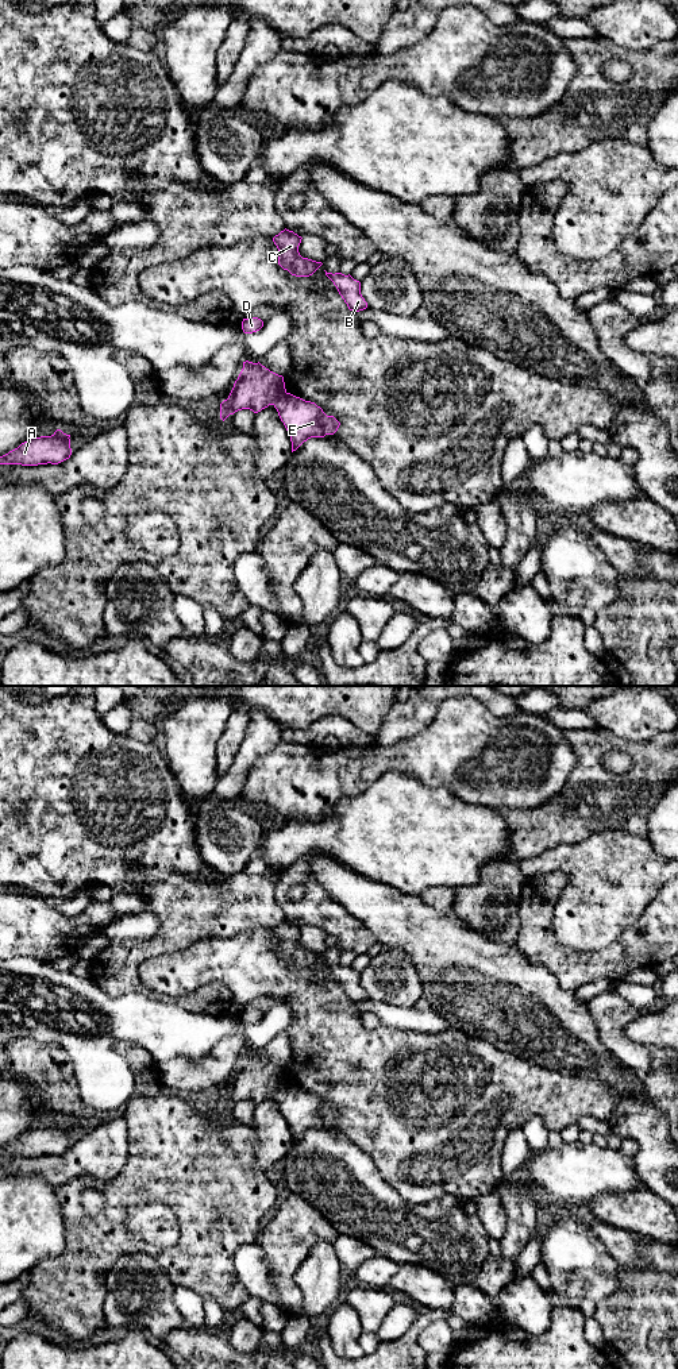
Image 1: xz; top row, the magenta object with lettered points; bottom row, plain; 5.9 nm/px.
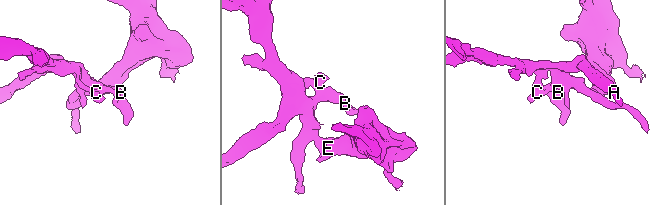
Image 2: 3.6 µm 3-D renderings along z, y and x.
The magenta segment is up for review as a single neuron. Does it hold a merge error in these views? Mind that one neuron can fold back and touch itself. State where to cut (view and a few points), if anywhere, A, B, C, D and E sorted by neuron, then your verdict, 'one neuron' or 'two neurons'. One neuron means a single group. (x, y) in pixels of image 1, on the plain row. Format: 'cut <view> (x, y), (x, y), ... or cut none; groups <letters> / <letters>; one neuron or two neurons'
cut xz (287, 1084), (273, 1095); groups A B C D / E; two neurons

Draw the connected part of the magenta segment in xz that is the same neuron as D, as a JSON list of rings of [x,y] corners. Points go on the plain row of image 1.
[[[258,1009],[253,1010],[243,1010],[242,1013],[242,1021],[244,1025],[253,1025],[259,1022],[263,1018],[263,1013]]]

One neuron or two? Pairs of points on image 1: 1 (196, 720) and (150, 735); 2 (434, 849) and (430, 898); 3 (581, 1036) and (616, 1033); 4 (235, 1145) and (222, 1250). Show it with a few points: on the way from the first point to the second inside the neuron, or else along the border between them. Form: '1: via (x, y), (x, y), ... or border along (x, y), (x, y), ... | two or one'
1: border along (180, 700), (162, 720) | two
2: border along (454, 889), (430, 887), (422, 895) | two
3: border along (585, 1005), (596, 1026), (597, 1038), (616, 1059) | two
4: via (222, 1171), (222, 1225) | one

